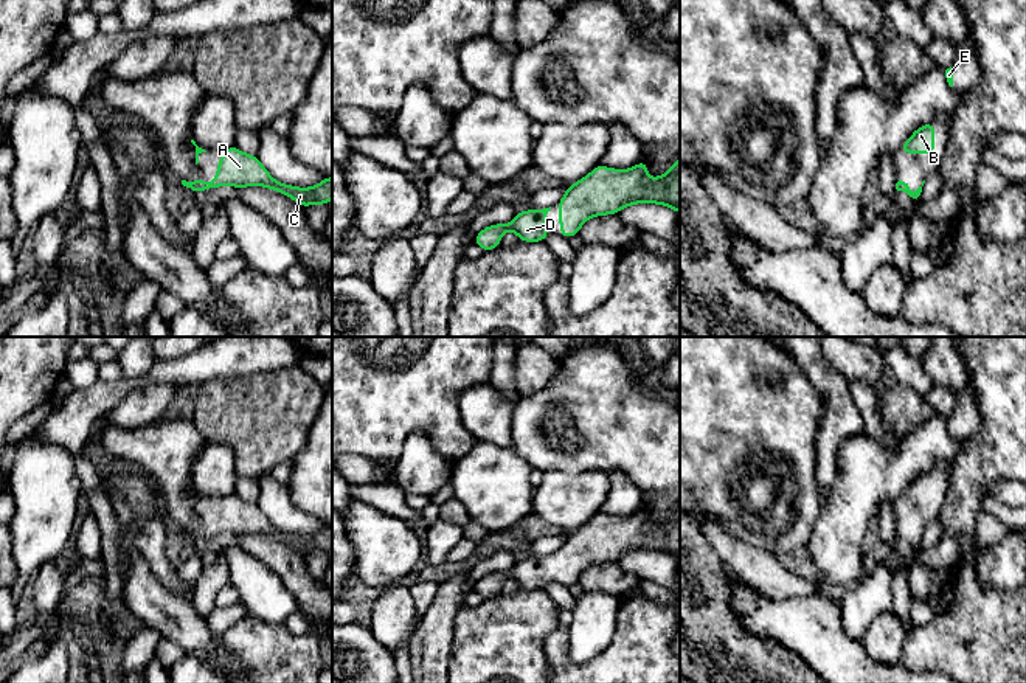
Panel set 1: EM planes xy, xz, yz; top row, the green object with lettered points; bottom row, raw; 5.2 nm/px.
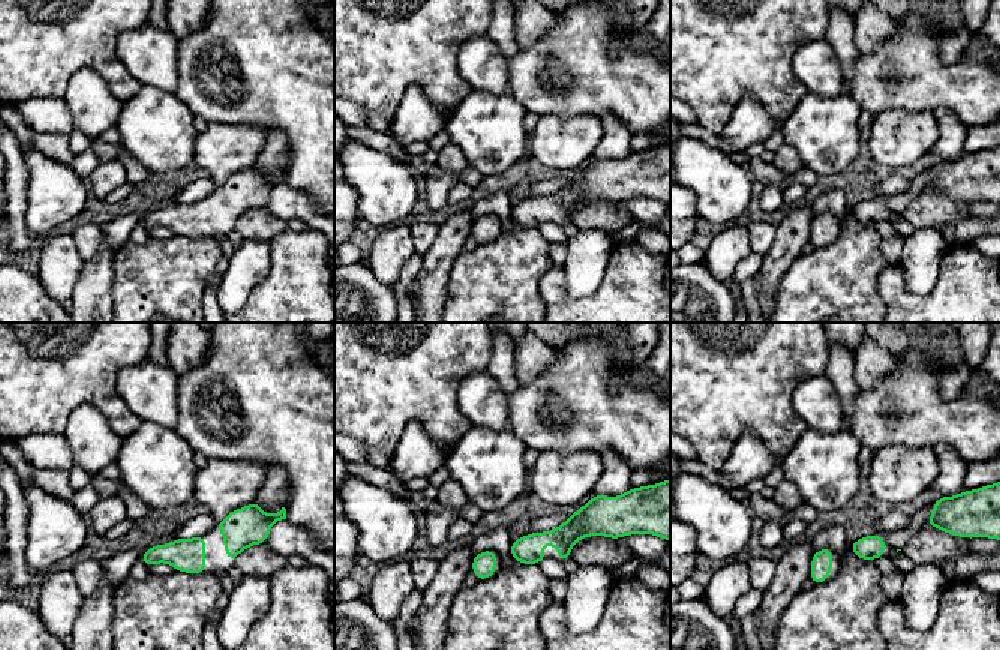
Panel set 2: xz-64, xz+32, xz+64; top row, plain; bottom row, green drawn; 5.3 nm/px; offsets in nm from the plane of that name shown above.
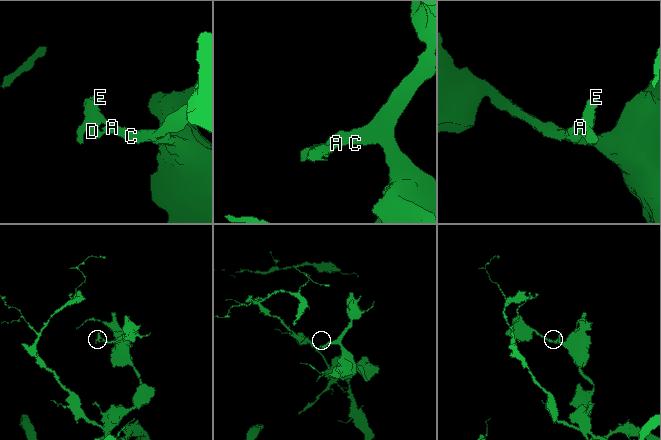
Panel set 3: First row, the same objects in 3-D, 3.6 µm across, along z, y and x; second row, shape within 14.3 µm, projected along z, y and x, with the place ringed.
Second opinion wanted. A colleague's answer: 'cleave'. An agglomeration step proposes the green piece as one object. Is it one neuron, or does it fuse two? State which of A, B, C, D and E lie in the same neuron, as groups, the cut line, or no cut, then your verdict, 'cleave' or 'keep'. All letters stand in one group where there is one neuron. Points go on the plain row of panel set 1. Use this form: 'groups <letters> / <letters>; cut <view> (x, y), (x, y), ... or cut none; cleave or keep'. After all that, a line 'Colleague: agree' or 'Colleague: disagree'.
groups A B C D E; cut none; keep
Colleague: disagree

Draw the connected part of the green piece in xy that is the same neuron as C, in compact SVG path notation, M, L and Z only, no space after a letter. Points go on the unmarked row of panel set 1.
M236 494L222 497L222 506L217 509L217 523L210 532L200 525L194 529L182 528L182 532L196 542L225 532L237 537L245 534L265 534L290 545L303 556L307 553L328 553L332 546L332 525L324 525L321 531L310 536L284 532L269 522L258 504L239 498Z

